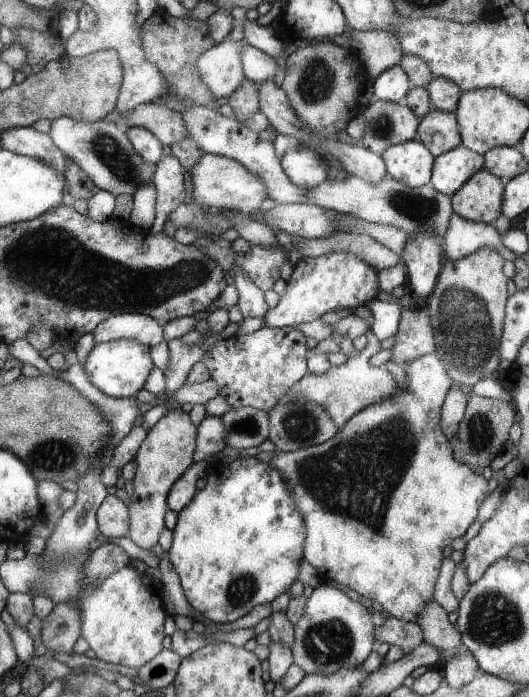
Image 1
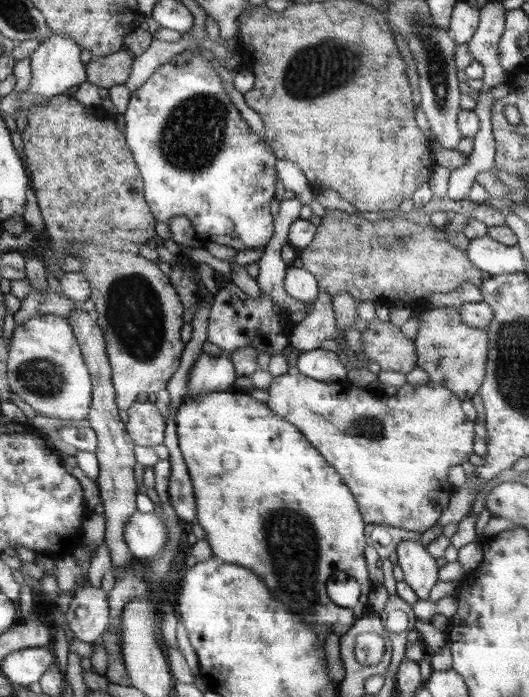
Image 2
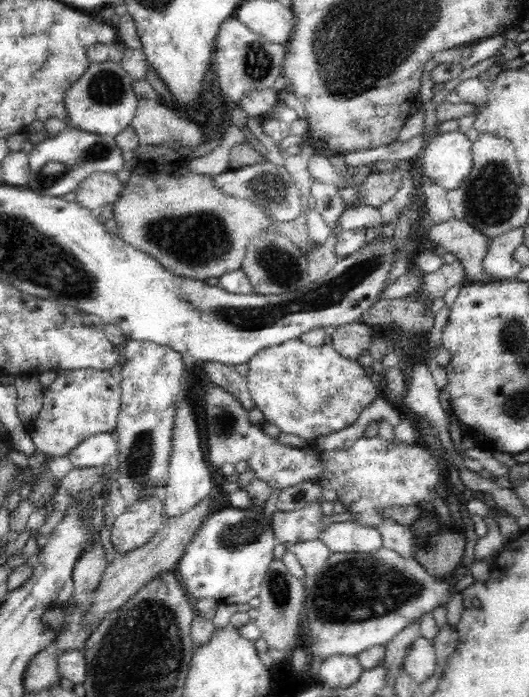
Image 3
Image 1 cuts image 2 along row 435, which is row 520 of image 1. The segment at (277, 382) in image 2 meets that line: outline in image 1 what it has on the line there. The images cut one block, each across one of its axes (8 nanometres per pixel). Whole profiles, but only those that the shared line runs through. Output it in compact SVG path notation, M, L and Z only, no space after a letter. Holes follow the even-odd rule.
M437 353L427 354L418 358L417 361L410 362L410 365L406 366L404 370L408 374L407 388L399 389L394 396L384 398L382 402L376 402L376 404L361 410L360 413L354 414L344 426L339 427L339 431L330 440L322 444L290 452L275 450L271 463L285 475L301 506L301 512L305 516L305 524L309 534L305 541L304 560L314 566L320 579L326 582L332 580L347 586L350 590L356 590L364 598L378 602L386 615L393 616L398 620L417 623L418 618L422 618L426 606L430 602L434 602L437 581L439 580L438 568L442 564L442 548L448 546L454 538L463 536L476 520L478 508L488 494L488 480L484 476L478 475L472 467L465 463L460 464L460 460L456 456L452 456L453 446L440 428L444 398L454 383L452 375L448 372L441 356Z

